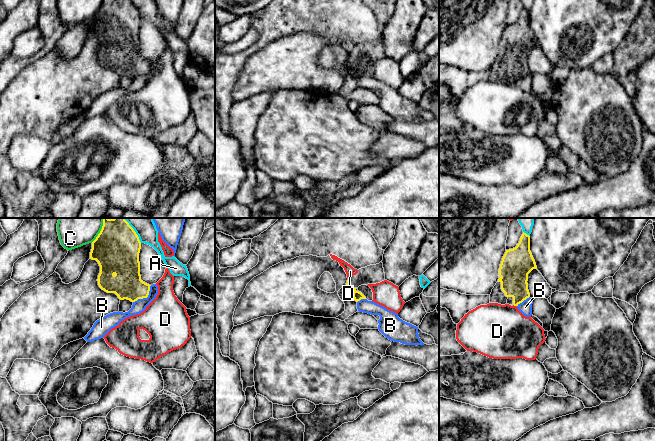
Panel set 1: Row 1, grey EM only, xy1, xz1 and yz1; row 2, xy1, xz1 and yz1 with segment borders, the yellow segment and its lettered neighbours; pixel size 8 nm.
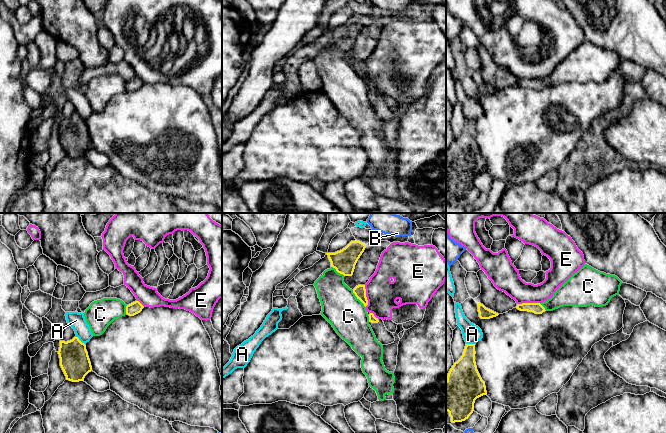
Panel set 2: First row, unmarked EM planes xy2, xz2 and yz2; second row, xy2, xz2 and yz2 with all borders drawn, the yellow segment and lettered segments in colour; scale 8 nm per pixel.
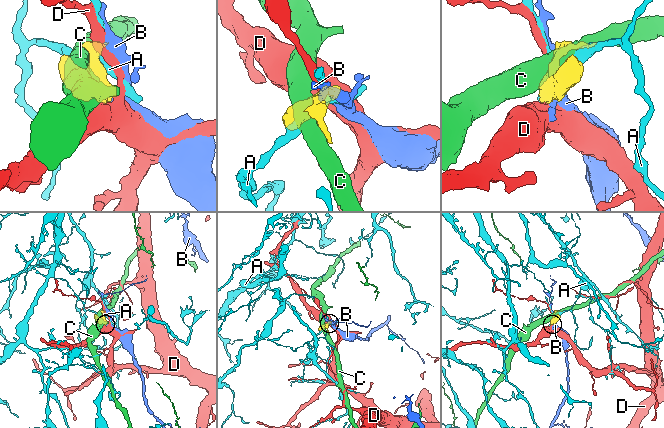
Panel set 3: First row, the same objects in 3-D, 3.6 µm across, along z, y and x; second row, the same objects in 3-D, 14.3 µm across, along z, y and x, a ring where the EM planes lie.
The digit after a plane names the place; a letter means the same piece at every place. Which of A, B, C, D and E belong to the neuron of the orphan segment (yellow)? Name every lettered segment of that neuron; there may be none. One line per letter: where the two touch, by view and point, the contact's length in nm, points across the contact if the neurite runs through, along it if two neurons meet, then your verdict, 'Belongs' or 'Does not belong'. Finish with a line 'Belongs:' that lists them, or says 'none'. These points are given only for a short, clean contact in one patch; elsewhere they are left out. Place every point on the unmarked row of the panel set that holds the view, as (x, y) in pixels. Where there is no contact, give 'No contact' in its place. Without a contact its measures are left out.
A: Touches yellow at xy2 (79, 116). Shared border 100 nm. Does not belong
B: Touches yellow at xy1 (145, 73). Shared border 200 nm. Boundary: xy1 (151, 61), (146, 73), (138, 74), (133, 78). Does not belong
C: Touches yellow at xz2 (358, 74). Shared border 180 nm. Does not belong
D: Touches yellow at yz1 (515, 81). Shared border 40 nm. Does not belong
E: Touches yellow at yz2 (528, 79). Shared border 180 nm. Boundary: yz2 (539, 78), (522, 78), (517, 80). Does not belong
Belongs: none

